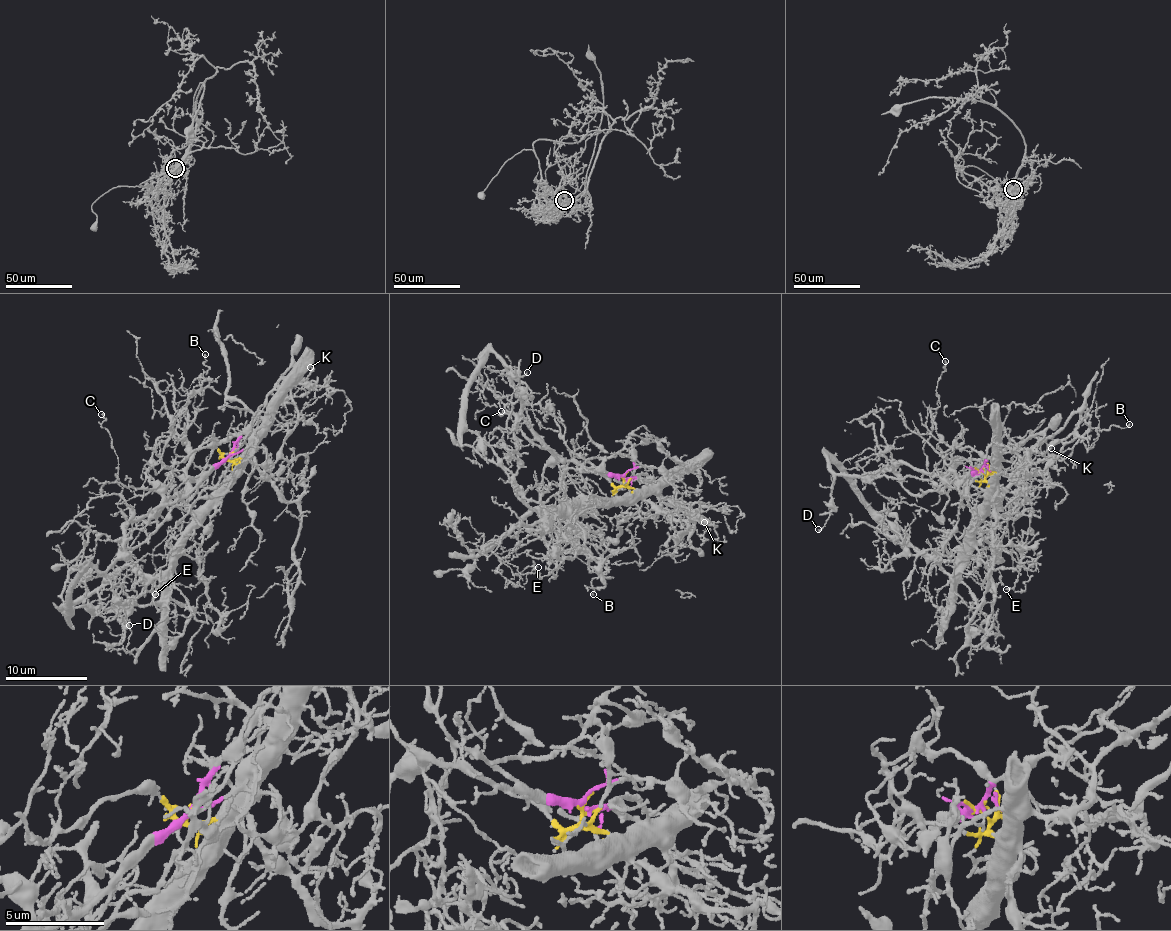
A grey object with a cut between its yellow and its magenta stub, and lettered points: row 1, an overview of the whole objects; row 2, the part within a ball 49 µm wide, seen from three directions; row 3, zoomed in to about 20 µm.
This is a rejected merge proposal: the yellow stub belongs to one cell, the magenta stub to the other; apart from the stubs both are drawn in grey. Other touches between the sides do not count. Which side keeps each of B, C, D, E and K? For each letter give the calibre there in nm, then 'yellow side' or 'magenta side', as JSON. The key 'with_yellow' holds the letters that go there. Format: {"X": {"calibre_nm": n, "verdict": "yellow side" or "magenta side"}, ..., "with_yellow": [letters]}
{"B": {"calibre_nm": 110, "verdict": "yellow side"}, "C": {"calibre_nm": 150, "verdict": "magenta side"}, "D": {"calibre_nm": 140, "verdict": "magenta side"}, "E": {"calibre_nm": 140, "verdict": "yellow side"}, "K": {"calibre_nm": 200, "verdict": "yellow side"}, "with_yellow": ["B", "E", "K"]}

